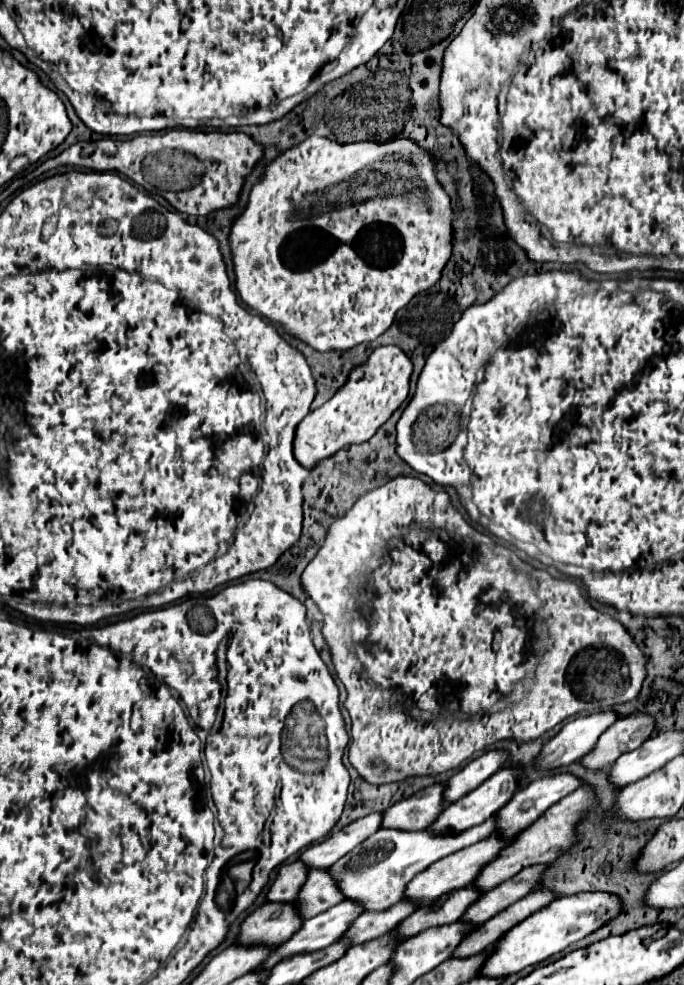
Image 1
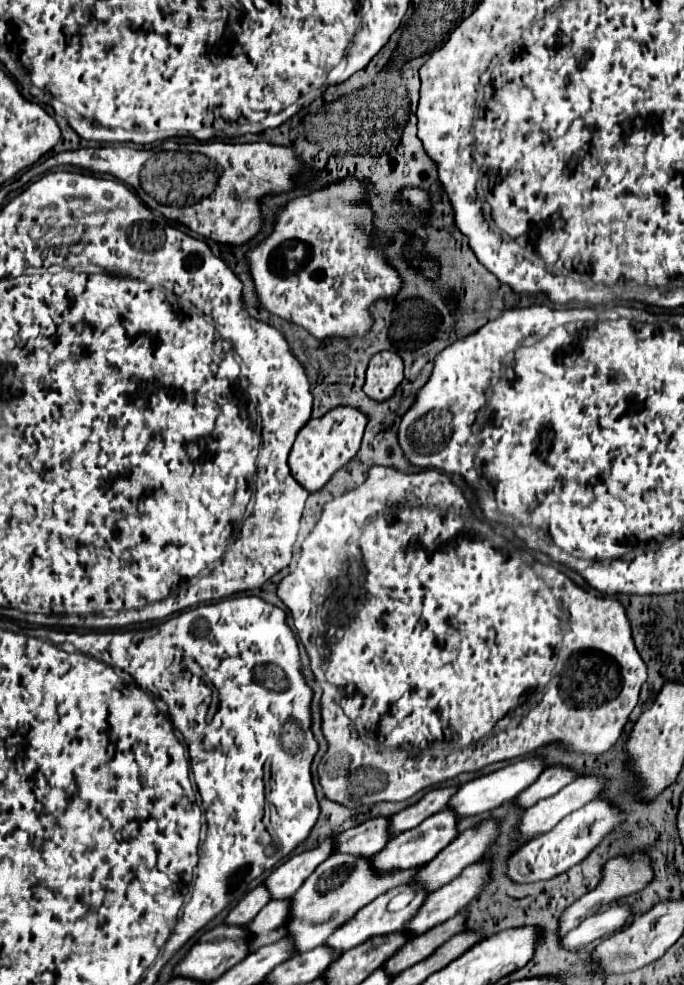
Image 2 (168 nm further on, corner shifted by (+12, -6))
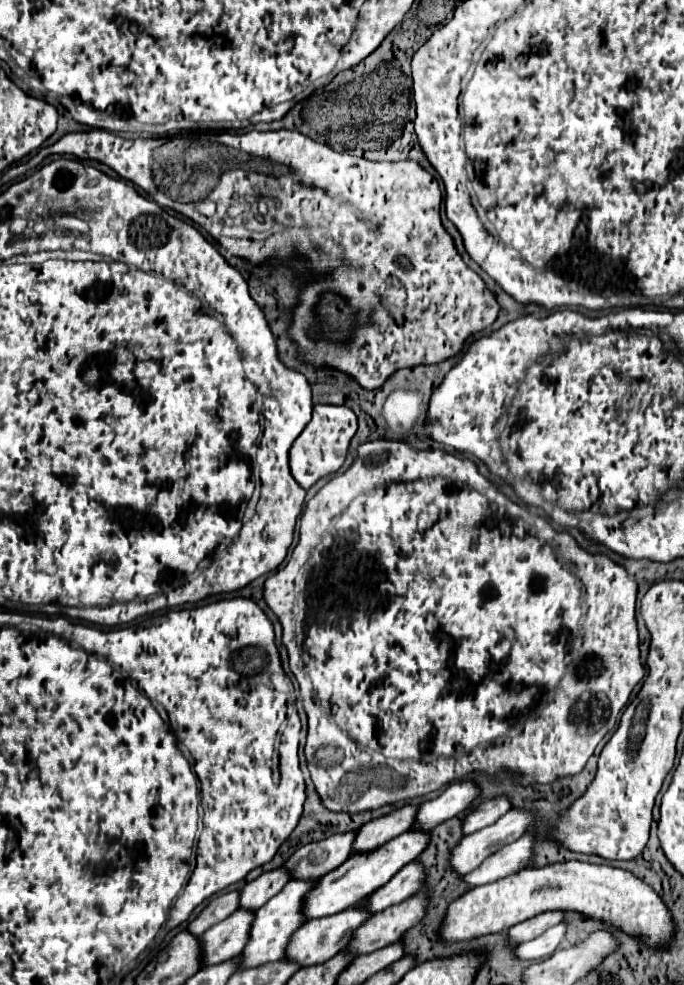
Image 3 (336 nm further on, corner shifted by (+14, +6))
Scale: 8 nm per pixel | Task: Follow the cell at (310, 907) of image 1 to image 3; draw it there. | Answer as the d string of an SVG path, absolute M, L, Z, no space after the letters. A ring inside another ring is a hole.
M238 909L234 915L230 915L222 923L202 933L200 935L202 949L204 949L202 965L222 963L222 959L230 959L242 953L250 941L250 929L254 919L256 919L254 911Z

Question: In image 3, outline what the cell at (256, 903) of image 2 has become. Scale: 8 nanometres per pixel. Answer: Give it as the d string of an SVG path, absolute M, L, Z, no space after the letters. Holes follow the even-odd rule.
M240 891L224 893L208 903L208 907L188 925L188 931L194 935L202 935L212 925L224 921L228 915L232 915L240 907Z

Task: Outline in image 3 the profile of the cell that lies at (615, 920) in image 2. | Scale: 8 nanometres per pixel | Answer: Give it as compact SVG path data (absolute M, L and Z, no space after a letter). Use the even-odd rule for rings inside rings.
M558 923L554 927L550 927L542 937L538 939L532 939L528 943L520 943L518 945L518 959L542 959L542 957L548 957L556 951L556 947L564 941L564 935L566 935L566 927L568 923Z

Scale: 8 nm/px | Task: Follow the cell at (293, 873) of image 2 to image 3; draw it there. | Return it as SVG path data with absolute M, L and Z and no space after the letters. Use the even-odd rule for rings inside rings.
M278 867L278 869L262 873L260 877L256 877L254 881L244 885L244 889L242 889L242 907L256 911L270 897L274 897L290 879L292 879L292 875L286 867Z

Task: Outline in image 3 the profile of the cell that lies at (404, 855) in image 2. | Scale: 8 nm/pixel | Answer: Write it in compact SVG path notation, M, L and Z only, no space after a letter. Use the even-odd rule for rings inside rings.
M408 829L408 831L404 831L404 835L390 839L390 843L384 843L374 851L350 855L340 867L326 873L322 877L322 881L318 883L318 887L314 887L316 891L312 891L310 899L306 899L306 915L310 915L310 919L316 919L316 917L324 917L324 915L334 915L338 911L344 911L344 909L356 905L358 901L362 901L364 897L374 893L376 887L382 887L382 883L388 883L390 877L394 877L394 873L398 873L406 863L418 859L418 855L430 843L430 835L432 835L430 831Z

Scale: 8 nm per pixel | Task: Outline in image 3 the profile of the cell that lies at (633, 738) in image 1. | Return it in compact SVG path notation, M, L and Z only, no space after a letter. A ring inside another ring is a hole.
M498 795L494 799L488 799L484 803L480 803L464 821L464 835L470 835L486 825L492 825L498 817L502 817L508 809L512 807L510 797L506 795Z

